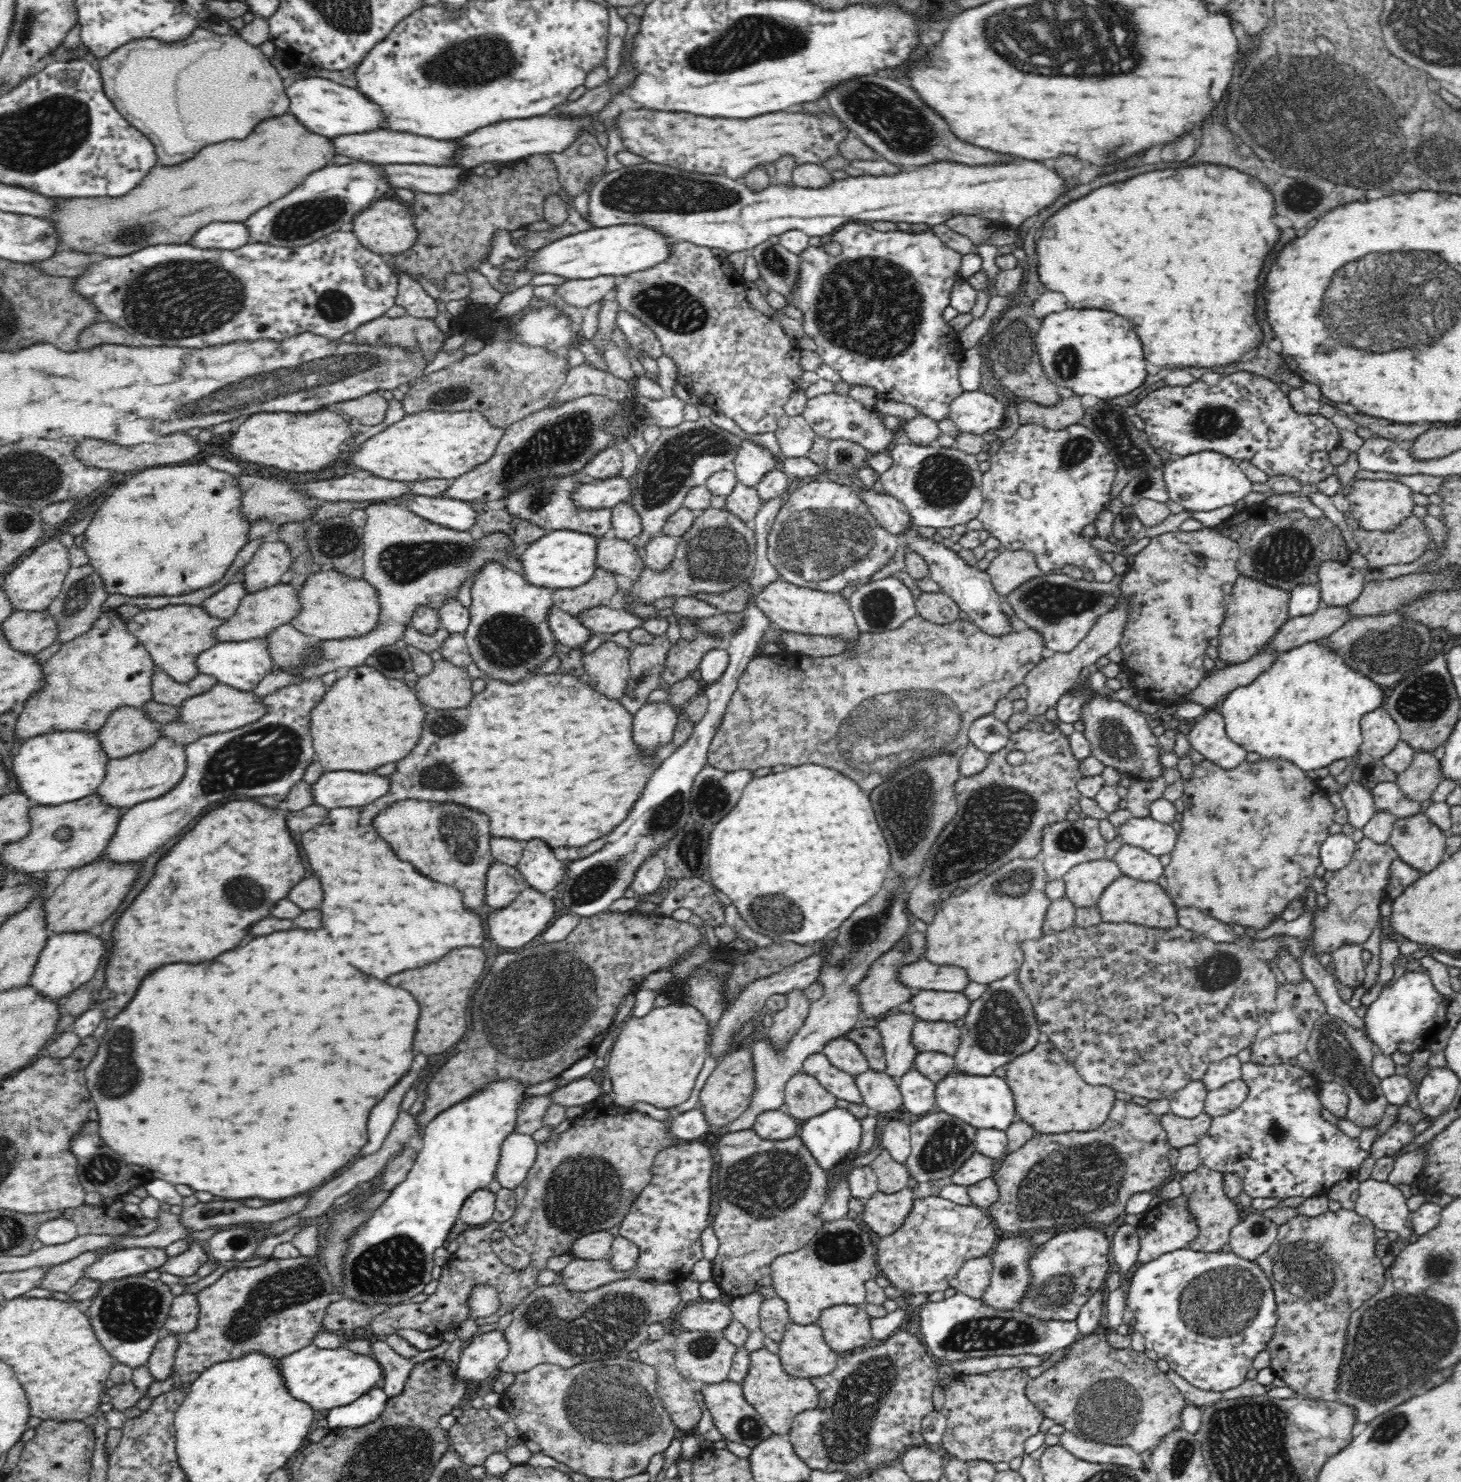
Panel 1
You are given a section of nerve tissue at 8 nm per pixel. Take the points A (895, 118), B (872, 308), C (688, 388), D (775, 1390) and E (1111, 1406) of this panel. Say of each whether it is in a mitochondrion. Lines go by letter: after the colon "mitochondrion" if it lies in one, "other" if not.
A: mitochondrion
B: mitochondrion
C: other
D: other
E: mitochondrion

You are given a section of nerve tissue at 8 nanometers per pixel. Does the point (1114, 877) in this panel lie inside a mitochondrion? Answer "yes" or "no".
no

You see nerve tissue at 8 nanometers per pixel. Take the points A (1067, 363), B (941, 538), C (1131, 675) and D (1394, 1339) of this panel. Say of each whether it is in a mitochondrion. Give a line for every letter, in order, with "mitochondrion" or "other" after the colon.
A: mitochondrion
B: other
C: other
D: mitochondrion

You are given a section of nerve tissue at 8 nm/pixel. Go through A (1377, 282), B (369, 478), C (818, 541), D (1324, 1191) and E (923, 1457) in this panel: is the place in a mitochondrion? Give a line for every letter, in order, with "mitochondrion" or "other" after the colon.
A: mitochondrion
B: other
C: mitochondrion
D: other
E: other

